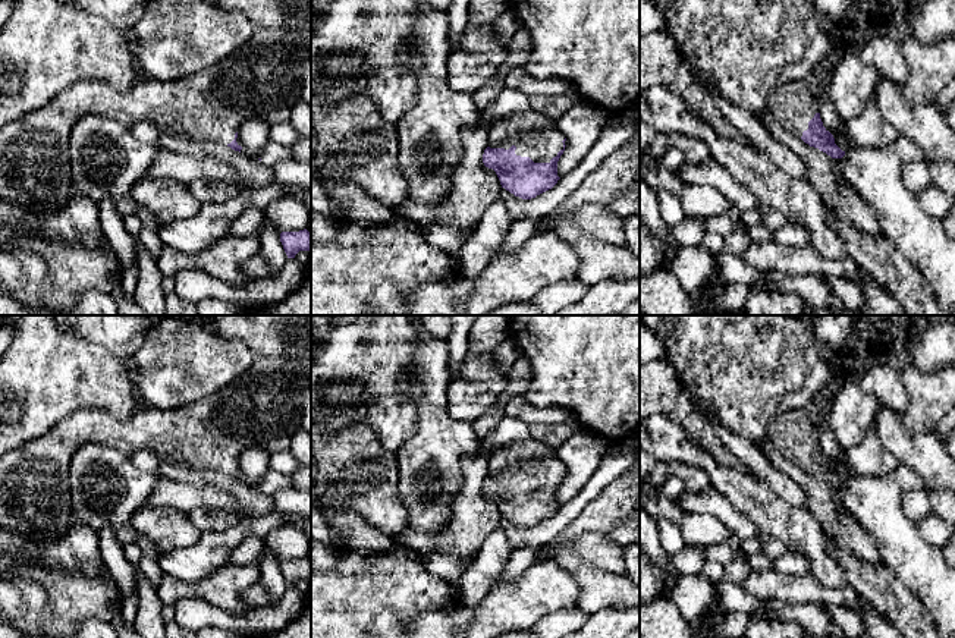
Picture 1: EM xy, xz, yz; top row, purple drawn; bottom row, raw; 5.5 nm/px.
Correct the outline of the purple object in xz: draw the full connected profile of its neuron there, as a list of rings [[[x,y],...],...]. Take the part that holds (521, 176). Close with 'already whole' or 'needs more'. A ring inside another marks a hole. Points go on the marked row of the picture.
[[[552,120],[537,132],[521,132],[497,148],[487,147],[486,167],[493,169],[502,188],[522,199],[552,189],[557,180],[557,161],[565,151],[565,135]]]; needs more

